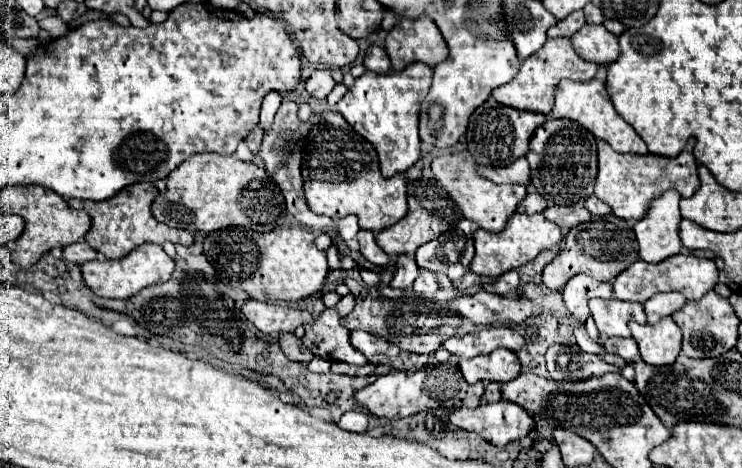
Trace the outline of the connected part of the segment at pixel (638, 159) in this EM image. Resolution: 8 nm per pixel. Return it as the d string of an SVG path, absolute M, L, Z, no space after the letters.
M598 141L598 179L596 179L596 197L608 203L616 217L620 219L642 219L652 201L668 189L678 189L682 197L692 197L698 189L698 163L694 155L684 149L678 157L660 157L660 155L622 155L610 149L606 141Z

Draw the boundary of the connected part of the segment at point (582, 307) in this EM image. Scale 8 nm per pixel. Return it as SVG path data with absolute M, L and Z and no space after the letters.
M576 275L562 289L562 299L566 303L566 309L580 323L586 323L586 319L590 317L588 301L592 297L610 299L612 297L612 285L610 283L600 283L592 277L586 277L586 275Z

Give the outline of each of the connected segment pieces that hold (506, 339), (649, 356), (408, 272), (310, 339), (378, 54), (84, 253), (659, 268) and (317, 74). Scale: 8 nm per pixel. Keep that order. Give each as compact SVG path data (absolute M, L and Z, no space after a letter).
M488 325L488 327L482 327L480 331L472 331L462 337L450 337L444 341L442 347L460 359L470 359L474 355L486 355L496 347L518 351L526 343L528 341L518 327Z
M664 317L656 325L638 325L636 321L630 321L630 329L646 363L660 367L676 361L680 353L682 333L672 317Z
M400 255L396 259L396 265L398 265L398 271L390 283L390 287L396 287L396 289L410 289L412 283L416 281L420 269L416 265L416 261L410 257L410 255Z
M348 293L346 297L342 297L338 307L324 309L314 323L304 325L306 333L302 337L302 343L322 359L342 361L350 365L366 365L368 359L350 345L348 329L344 329L338 321L354 309L354 303L354 295Z
M370 47L366 57L364 57L364 65L368 71L374 71L374 73L388 73L390 71L390 57L386 53L386 49L382 47Z
M86 241L64 247L64 259L70 263L76 263L76 265L84 265L86 261L92 261L96 257L98 257L98 253Z
M678 253L676 257L668 257L656 265L638 259L624 273L620 273L612 285L614 285L616 299L644 303L648 297L652 297L654 293L660 293L660 291L678 291L688 301L698 301L708 291L712 291L716 283L718 283L718 269L712 259L700 259L700 257L692 257L686 253Z
M316 69L306 81L304 81L304 87L306 91L316 97L316 99L326 99L326 95L334 89L334 79L330 75L330 69Z

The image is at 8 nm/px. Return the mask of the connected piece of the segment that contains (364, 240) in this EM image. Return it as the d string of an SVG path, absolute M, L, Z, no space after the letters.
M360 229L358 233L358 241L360 241L360 253L374 265L386 265L390 261L390 257L376 245L374 241L374 233L372 231L364 231Z

